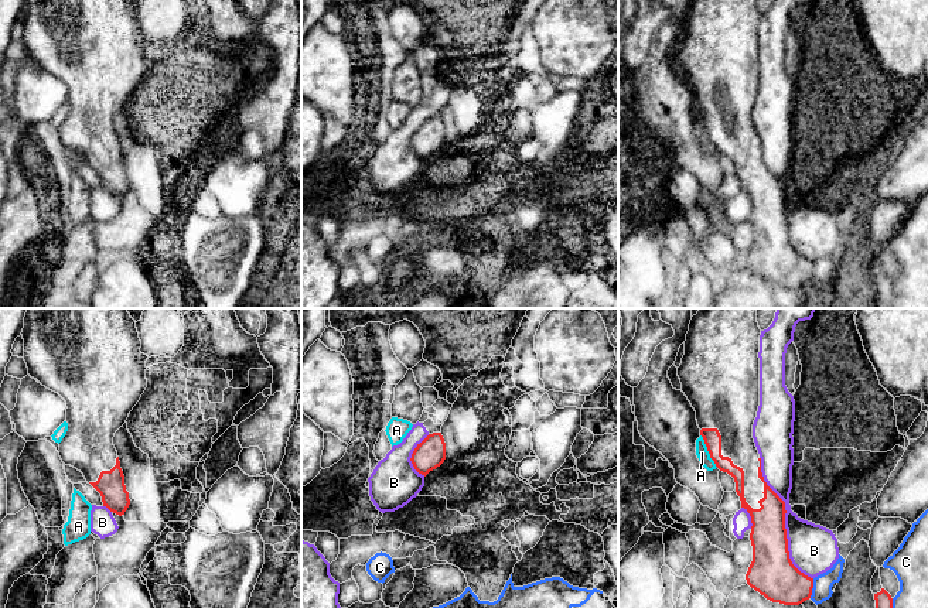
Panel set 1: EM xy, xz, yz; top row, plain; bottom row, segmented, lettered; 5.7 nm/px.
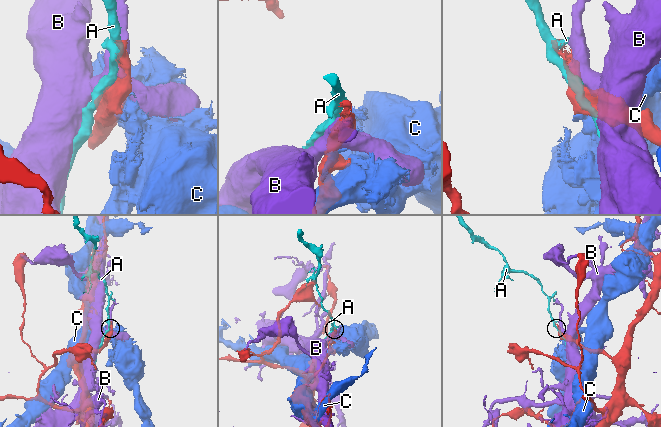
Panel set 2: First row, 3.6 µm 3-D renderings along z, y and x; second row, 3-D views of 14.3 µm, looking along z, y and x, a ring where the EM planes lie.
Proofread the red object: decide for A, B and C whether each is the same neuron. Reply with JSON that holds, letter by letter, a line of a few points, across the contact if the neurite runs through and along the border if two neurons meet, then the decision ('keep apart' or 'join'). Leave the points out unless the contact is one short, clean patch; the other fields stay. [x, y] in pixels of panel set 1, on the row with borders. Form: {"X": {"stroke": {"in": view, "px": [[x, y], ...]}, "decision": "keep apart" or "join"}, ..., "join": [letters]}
{"A": {"stroke": {"in": "yz", "px": [[700, 434], [709, 457], [717, 467]]}, "decision": "keep apart"}, "B": {"decision": "keep apart"}, "C": {"decision": "keep apart"}, "join": []}

